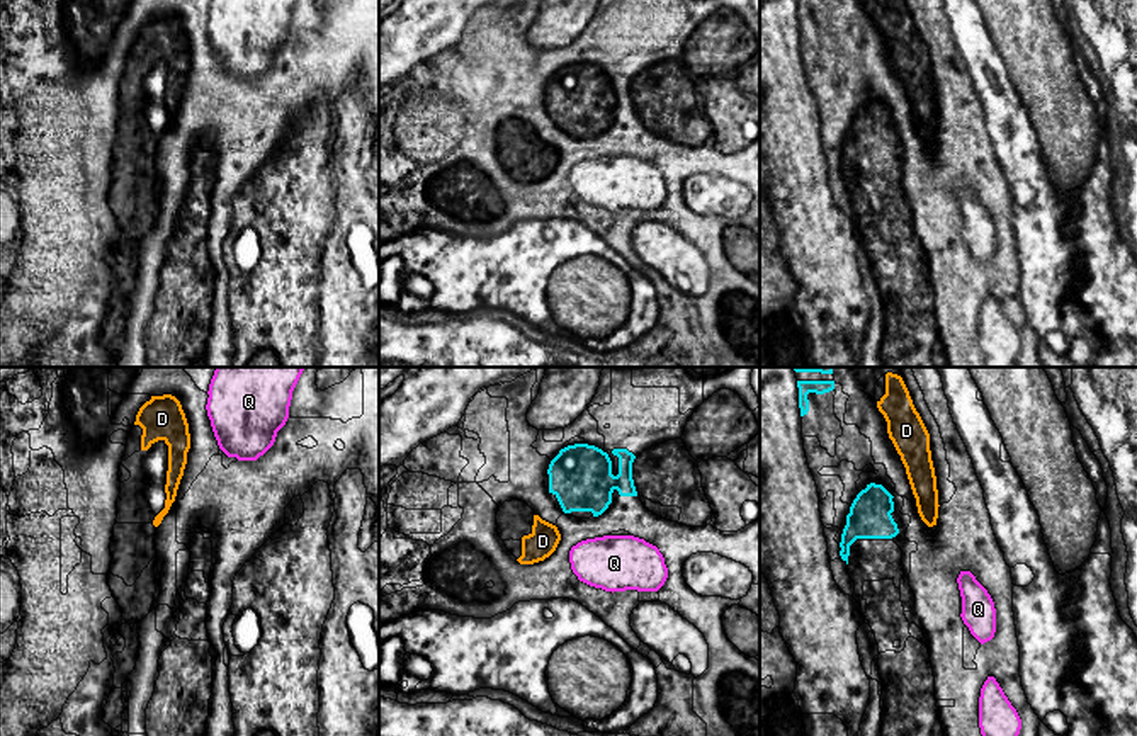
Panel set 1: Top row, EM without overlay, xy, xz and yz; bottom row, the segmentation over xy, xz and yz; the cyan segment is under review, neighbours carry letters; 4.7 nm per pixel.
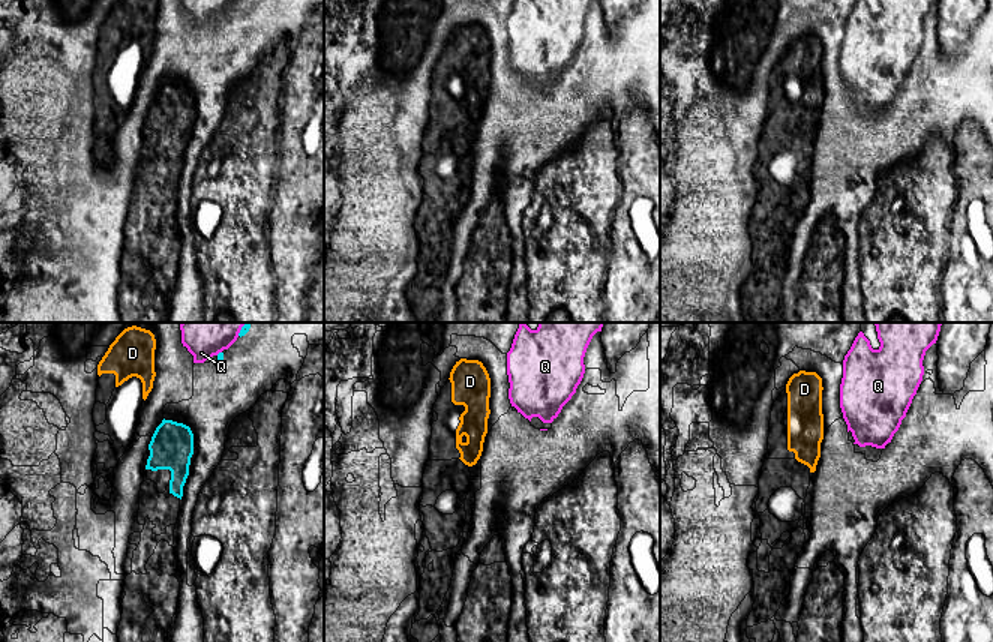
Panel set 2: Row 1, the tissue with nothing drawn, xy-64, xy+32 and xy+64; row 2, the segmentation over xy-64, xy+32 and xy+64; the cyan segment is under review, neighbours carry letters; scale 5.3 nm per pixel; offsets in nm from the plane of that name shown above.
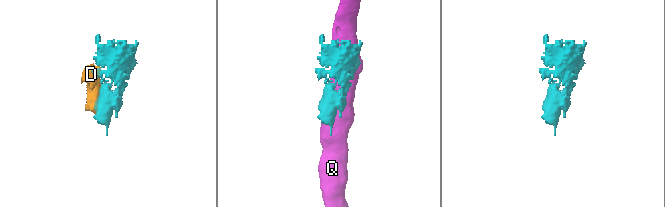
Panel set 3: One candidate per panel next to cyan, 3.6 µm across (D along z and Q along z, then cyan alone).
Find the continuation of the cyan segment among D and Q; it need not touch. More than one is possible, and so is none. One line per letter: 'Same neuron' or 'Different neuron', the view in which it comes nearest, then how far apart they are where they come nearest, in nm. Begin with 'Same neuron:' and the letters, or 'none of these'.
Same neuron: none of these
D: Different neuron. Closest in xz. Distance 80 nm
Q: Different neuron. Closest in xz. Distance 100 nm

